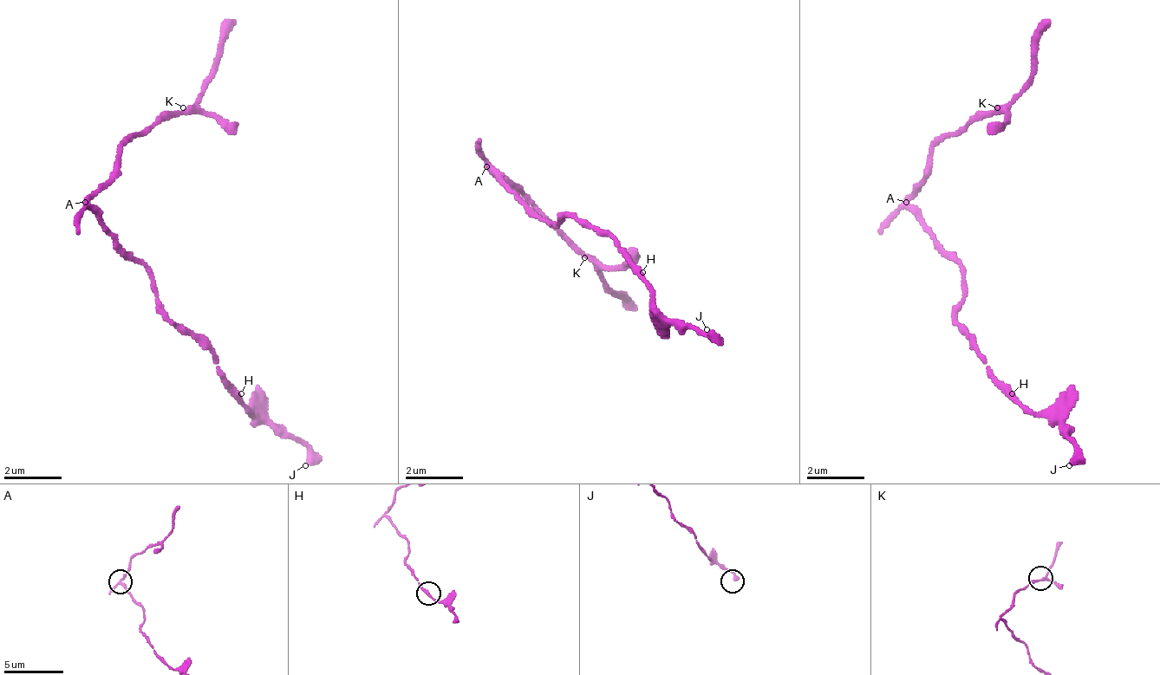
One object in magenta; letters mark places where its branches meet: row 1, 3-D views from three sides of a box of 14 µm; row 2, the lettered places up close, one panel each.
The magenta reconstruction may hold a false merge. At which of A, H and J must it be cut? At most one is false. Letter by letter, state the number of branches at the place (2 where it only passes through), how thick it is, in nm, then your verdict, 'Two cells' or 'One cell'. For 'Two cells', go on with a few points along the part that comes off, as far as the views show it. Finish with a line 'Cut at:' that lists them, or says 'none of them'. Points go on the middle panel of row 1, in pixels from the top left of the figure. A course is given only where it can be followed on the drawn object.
A: Branches: 3. Thickness 190 nm. Two cells. Course of the part to remove: (485, 165), (535, 207), (635, 308)
H: Branches: 2. Thickness 200 nm. One cell
J: Branches: 1. Thickness 280 nm. One cell
Cut at: A

